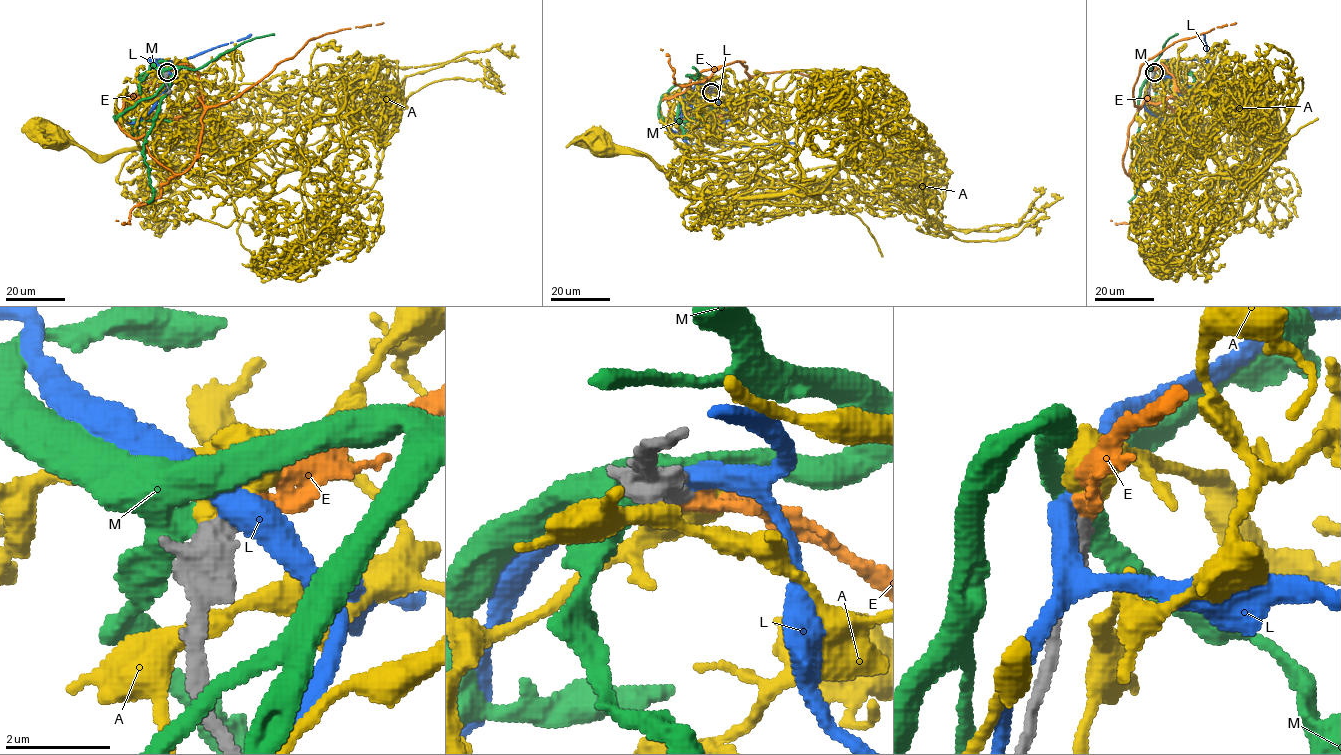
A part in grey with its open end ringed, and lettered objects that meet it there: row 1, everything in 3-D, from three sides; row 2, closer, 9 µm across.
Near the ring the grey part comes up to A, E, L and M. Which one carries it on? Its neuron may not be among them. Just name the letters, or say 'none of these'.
E

